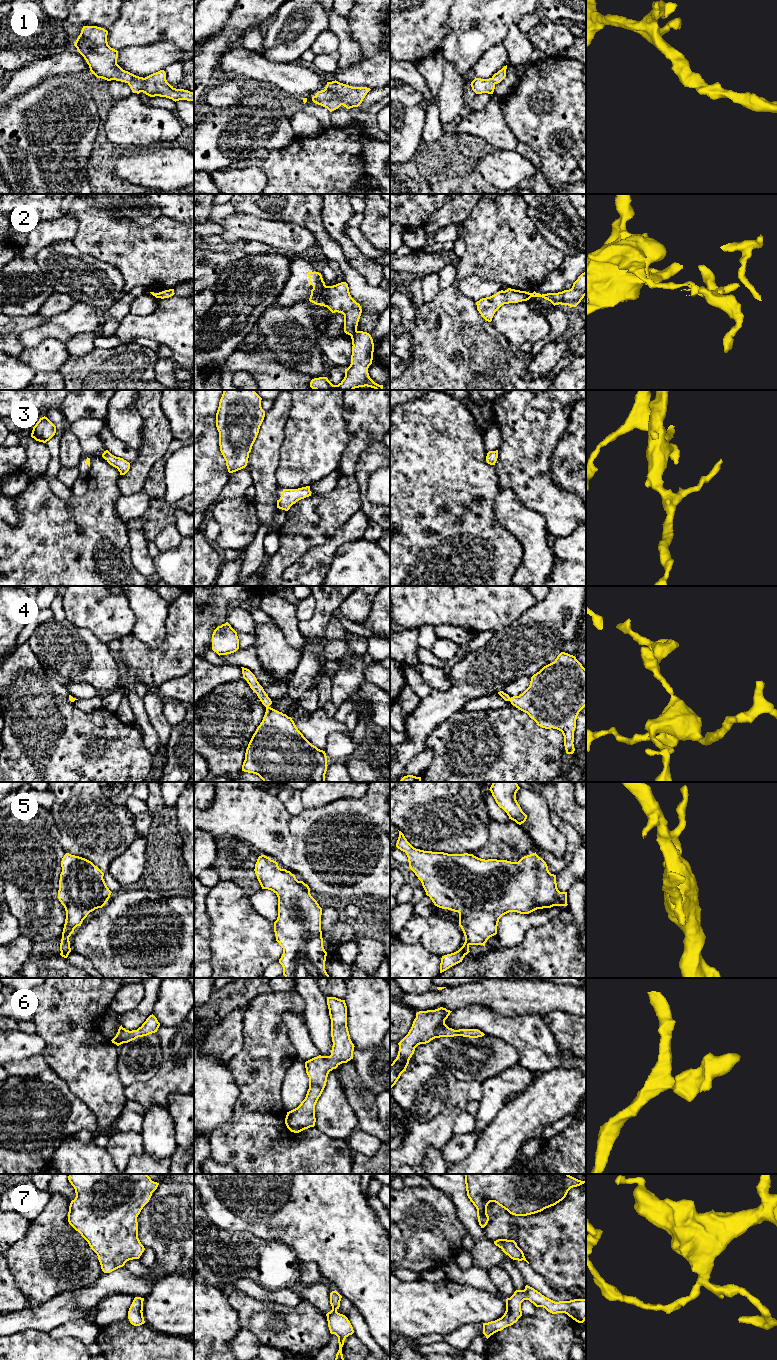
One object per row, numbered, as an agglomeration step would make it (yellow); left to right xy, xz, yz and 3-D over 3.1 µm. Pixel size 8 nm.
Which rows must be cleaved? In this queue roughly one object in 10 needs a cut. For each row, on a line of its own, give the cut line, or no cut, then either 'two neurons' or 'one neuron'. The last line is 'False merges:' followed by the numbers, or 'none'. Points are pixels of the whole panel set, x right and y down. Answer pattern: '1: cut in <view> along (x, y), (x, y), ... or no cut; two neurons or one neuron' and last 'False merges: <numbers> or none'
1: no cut; one neuron
2: cut in xz along (356, 330), (351, 336); two neurons
3: no cut; one neuron
4: no cut; one neuron
5: no cut; one neuron
6: no cut; one neuron
7: no cut; one neuron
False merges: 2

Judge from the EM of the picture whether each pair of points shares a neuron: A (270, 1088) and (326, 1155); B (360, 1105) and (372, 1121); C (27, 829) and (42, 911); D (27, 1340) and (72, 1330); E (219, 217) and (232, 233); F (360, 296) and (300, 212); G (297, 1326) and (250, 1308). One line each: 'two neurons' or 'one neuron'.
A: one neuron
B: one neuron
C: one neuron
D: two neurons
E: two neurons
F: one neuron
G: one neuron

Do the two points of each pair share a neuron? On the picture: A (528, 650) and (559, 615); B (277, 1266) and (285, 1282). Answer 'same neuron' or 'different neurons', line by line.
A: same neuron
B: same neuron

